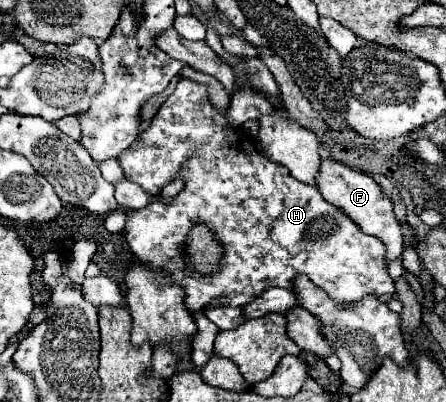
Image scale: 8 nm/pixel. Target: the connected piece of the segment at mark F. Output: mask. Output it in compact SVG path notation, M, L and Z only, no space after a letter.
M323 159L323 169L319 171L319 193L323 195L323 199L335 207L339 207L351 221L355 221L359 225L359 229L367 235L379 237L387 249L387 263L391 263L393 259L397 259L403 251L403 233L401 233L401 225L393 215L393 205L387 197L383 197L385 193L381 191L381 187L365 173L361 171L353 171L333 159Z

